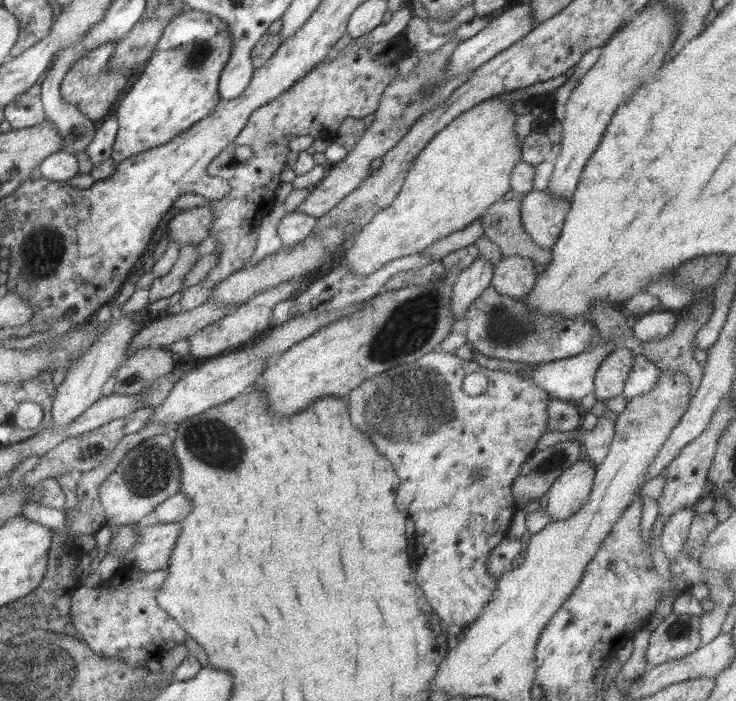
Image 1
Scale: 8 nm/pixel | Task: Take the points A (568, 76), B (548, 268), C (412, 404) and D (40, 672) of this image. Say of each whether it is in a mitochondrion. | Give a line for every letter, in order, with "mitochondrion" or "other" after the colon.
A: other
B: other
C: mitochondrion
D: mitochondrion

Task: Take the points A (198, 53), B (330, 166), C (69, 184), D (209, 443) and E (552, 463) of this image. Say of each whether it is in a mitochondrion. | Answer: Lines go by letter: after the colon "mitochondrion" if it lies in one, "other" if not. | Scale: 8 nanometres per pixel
A: mitochondrion
B: other
C: other
D: mitochondrion
E: mitochondrion

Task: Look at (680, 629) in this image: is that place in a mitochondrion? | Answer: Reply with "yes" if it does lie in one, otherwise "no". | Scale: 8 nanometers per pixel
yes

